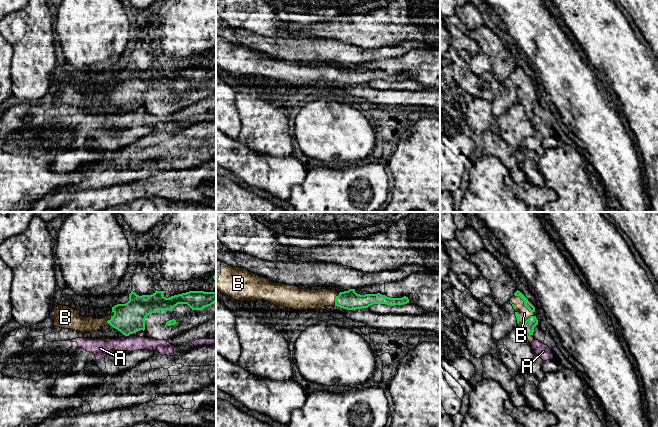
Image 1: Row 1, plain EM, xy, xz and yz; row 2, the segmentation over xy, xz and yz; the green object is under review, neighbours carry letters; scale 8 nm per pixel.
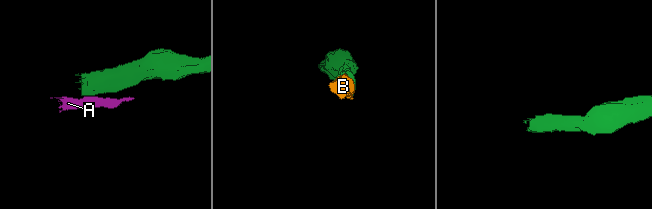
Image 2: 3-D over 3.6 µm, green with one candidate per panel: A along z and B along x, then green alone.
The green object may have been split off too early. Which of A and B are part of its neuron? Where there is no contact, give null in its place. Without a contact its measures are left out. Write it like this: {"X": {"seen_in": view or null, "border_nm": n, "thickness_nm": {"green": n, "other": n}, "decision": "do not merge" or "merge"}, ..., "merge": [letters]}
{"A": {"seen_in": "xy", "border_nm": 30, "thickness_nm": {"green": 240, "other": 140}, "decision": "do not merge"}, "B": {"seen_in": "yz", "border_nm": 220, "thickness_nm": {"green": 60, "other": 80}, "decision": "merge"}, "merge": ["B"]}

